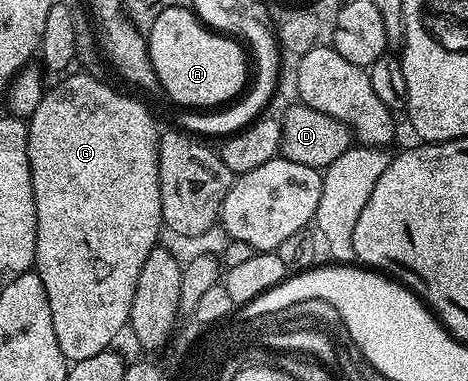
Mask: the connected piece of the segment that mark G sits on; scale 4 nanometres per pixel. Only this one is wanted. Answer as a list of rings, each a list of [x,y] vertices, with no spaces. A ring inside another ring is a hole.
[[[78,71],[75,77],[66,75],[55,89],[47,88],[40,99],[40,107],[28,119],[28,163],[30,164],[30,174],[32,175],[32,191],[34,192],[34,202],[36,203],[36,255],[34,256],[34,269],[40,275],[40,283],[44,283],[44,295],[48,295],[48,307],[52,307],[52,328],[56,330],[56,343],[60,343],[60,351],[66,357],[67,362],[73,363],[80,359],[92,359],[92,355],[100,355],[104,350],[111,348],[118,337],[121,329],[125,330],[130,323],[130,312],[132,311],[132,295],[136,295],[136,279],[140,279],[140,271],[144,267],[144,259],[159,244],[158,236],[164,233],[162,224],[162,208],[160,207],[160,179],[158,178],[158,138],[160,129],[154,126],[154,117],[138,101],[133,101],[130,97],[125,97],[122,93],[117,93],[110,85],[105,85],[105,80],[87,75]]]

